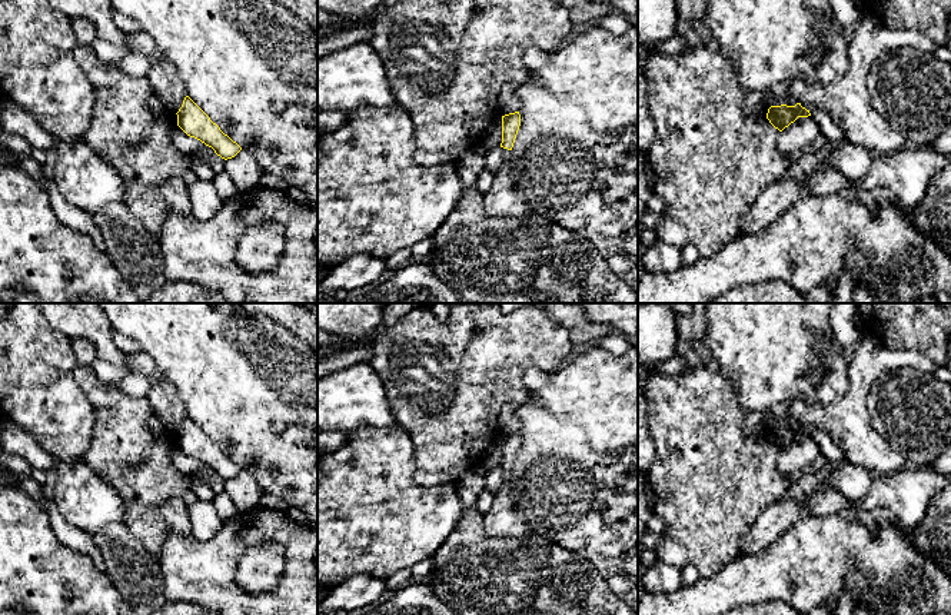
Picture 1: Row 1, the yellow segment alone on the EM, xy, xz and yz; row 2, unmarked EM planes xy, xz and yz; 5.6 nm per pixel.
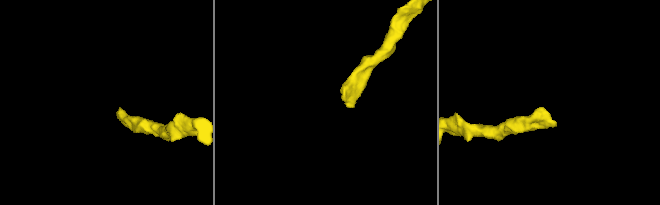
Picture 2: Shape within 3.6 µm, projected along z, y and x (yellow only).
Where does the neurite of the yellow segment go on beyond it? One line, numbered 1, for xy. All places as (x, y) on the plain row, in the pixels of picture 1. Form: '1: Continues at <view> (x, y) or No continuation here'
1: No continuation here

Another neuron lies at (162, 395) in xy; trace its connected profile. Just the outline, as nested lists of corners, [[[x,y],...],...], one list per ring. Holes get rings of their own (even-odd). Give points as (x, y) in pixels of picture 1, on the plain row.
[[[166,379],[150,380],[150,389],[146,398],[166,428],[177,433],[186,418],[186,410],[176,388]]]

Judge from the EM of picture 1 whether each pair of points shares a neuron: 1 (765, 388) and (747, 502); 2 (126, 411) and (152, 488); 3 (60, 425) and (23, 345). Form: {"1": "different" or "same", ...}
{"1": "different", "2": "same", "3": "same"}

